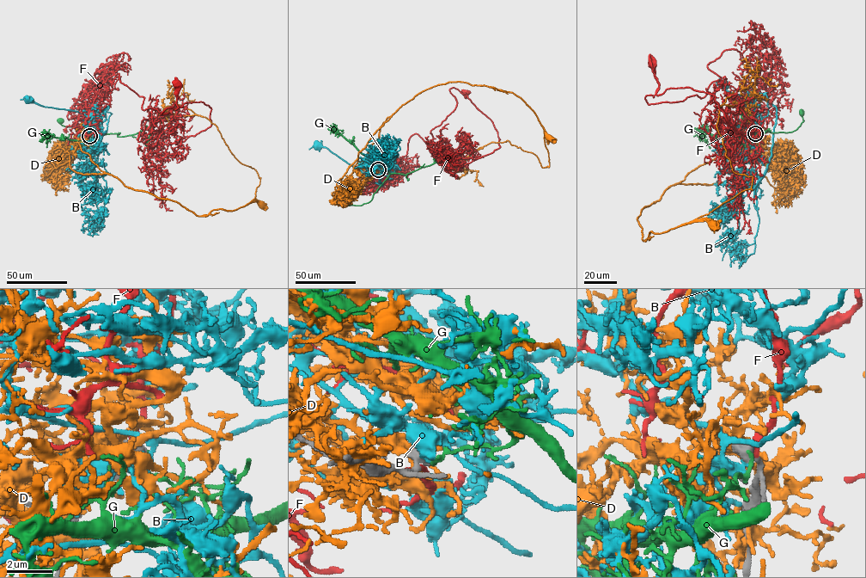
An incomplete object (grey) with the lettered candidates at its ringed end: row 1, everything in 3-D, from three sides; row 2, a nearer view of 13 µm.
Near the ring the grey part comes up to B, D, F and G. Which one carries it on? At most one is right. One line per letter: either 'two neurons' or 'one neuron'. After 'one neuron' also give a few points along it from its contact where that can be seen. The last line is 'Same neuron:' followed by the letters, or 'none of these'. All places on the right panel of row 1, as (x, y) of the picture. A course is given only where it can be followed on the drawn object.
B: two neurons
D: two neurons
F: one neuron | via (755, 133), (738, 51), (707, 65), (721, 79), (706, 95), (683, 101), (647, 101), (659, 89), (653, 64)
G: two neurons
Same neuron: F

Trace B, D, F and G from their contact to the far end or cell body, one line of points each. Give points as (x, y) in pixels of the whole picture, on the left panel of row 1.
B: (89, 137), (100, 134), (100, 138), (94, 170), (91, 156), (94, 119), (78, 112), (39, 105), (29, 98)
D: (89, 136), (80, 135), (76, 141), (100, 169), (125, 186), (177, 201), (197, 215), (260, 204)
F: (89, 136), (91, 105), (112, 76), (144, 98), (142, 109), (168, 113), (161, 114), (178, 107), (177, 84)
G: (90, 136), (97, 139), (101, 135), (85, 135), (72, 127), (63, 126), (60, 120)

